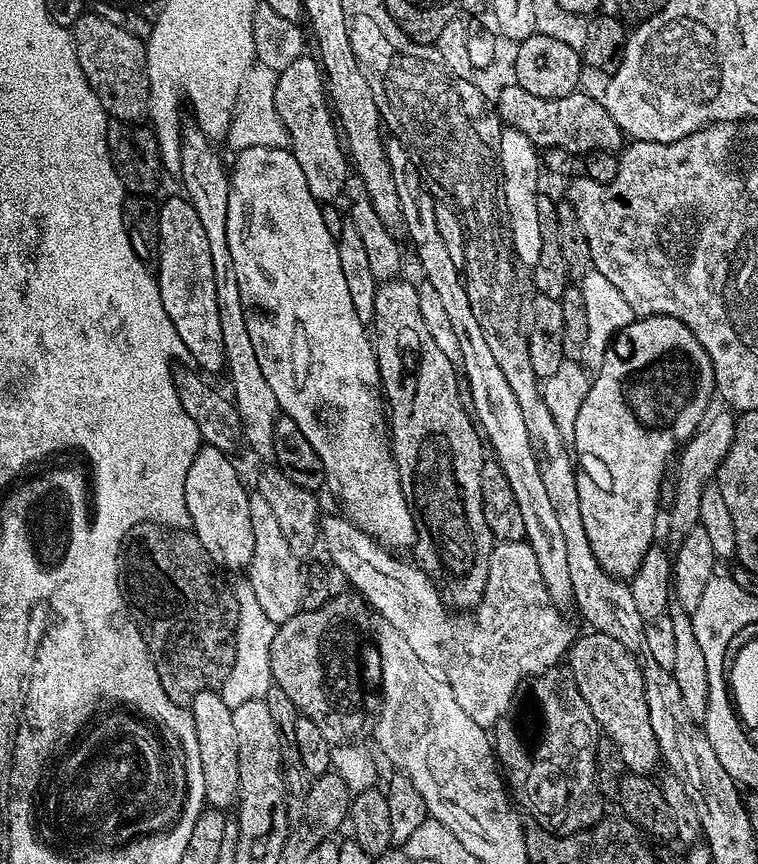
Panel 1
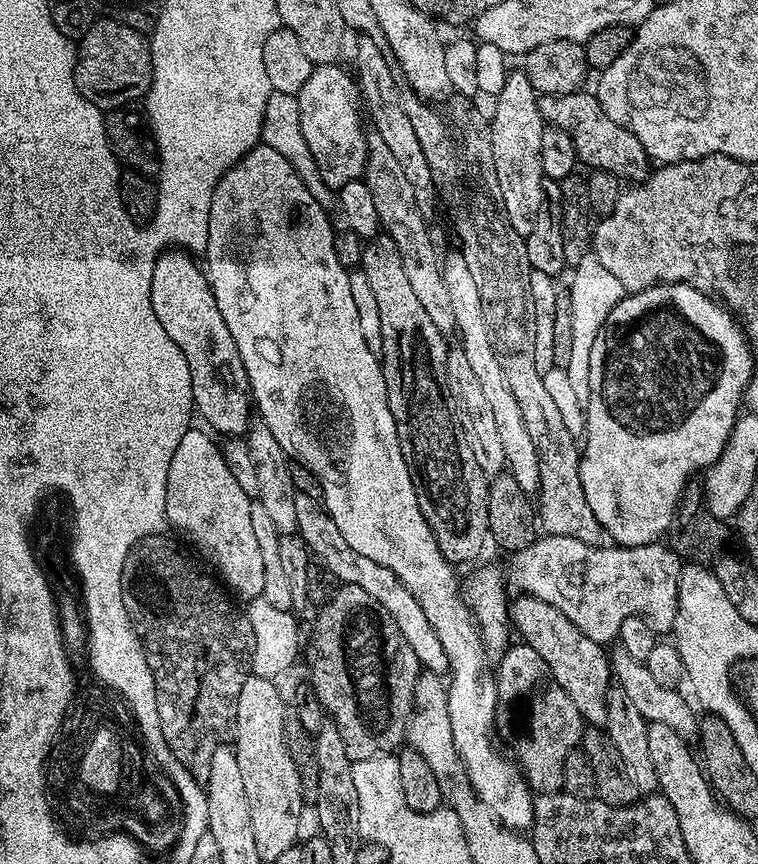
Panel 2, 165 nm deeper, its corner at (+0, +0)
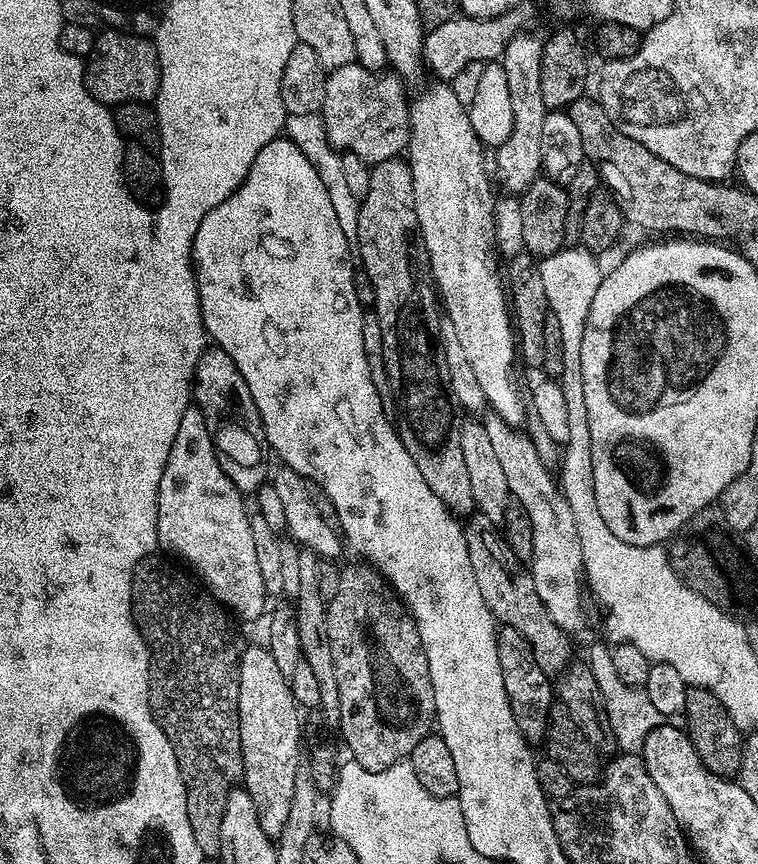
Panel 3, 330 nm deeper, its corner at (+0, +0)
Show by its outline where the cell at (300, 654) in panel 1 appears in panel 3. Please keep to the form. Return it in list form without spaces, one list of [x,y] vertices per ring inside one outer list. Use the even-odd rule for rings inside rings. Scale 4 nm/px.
[[[359,563],[340,568],[338,594],[327,601],[330,649],[341,702],[338,731],[344,735],[344,744],[352,751],[351,759],[355,763],[371,772],[381,772],[409,759],[414,746],[433,731],[436,718],[434,686],[430,682],[430,666],[416,629],[416,619],[375,568]]]

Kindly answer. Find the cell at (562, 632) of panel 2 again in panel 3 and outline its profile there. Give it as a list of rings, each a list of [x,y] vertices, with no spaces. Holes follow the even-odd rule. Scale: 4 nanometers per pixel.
[[[473,511],[463,521],[462,527],[466,546],[470,550],[470,566],[474,566],[474,578],[478,578],[478,590],[482,590],[482,598],[488,609],[503,627],[518,630],[518,634],[526,638],[532,651],[530,659],[542,671],[549,674],[563,673],[569,667],[568,659],[572,656],[569,633],[563,632],[546,612],[546,606],[542,606],[538,590],[534,590],[534,578],[525,561],[513,554],[501,529],[490,522],[486,514]]]

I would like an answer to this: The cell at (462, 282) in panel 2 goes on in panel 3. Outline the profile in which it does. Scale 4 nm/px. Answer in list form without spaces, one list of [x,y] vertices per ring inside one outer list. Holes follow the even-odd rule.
[[[495,414],[485,415],[482,423],[486,430],[486,438],[490,438],[496,457],[498,457],[498,462],[502,466],[502,471],[506,473],[506,486],[508,487],[511,499],[522,502],[522,506],[526,506],[526,514],[530,514],[530,526],[532,527],[532,533],[534,534],[534,550],[532,551],[532,558],[530,561],[530,571],[534,578],[534,590],[538,590],[538,598],[542,602],[542,606],[546,606],[546,612],[550,614],[550,618],[554,618],[554,622],[563,630],[563,632],[569,634],[580,632],[584,628],[584,608],[580,605],[580,583],[582,586],[585,583],[586,577],[584,575],[584,563],[582,562],[582,542],[578,542],[578,526],[574,526],[574,514],[570,510],[570,502],[566,502],[566,498],[563,493],[560,492],[560,487],[554,479],[553,473],[552,476],[548,473],[549,465],[540,459],[538,450],[532,445],[531,439],[529,439],[527,435],[521,434],[521,436],[519,436],[519,434],[516,433],[519,431],[513,430],[503,418]]]

